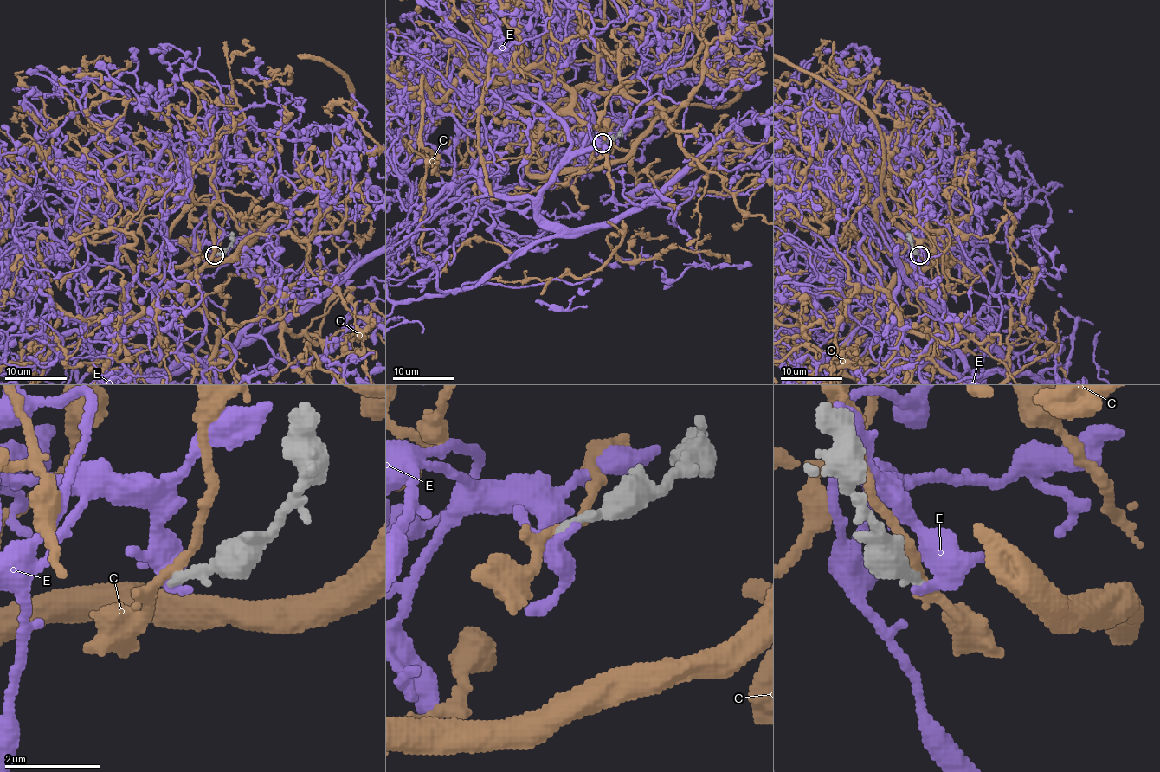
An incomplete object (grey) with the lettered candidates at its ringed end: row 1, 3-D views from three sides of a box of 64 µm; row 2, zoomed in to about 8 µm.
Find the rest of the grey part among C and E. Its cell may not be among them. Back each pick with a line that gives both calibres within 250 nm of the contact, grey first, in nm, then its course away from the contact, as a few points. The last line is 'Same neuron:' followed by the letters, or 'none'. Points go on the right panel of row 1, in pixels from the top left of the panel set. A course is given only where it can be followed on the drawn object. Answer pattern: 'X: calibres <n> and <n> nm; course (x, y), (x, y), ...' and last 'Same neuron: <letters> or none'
Same neuron: none

